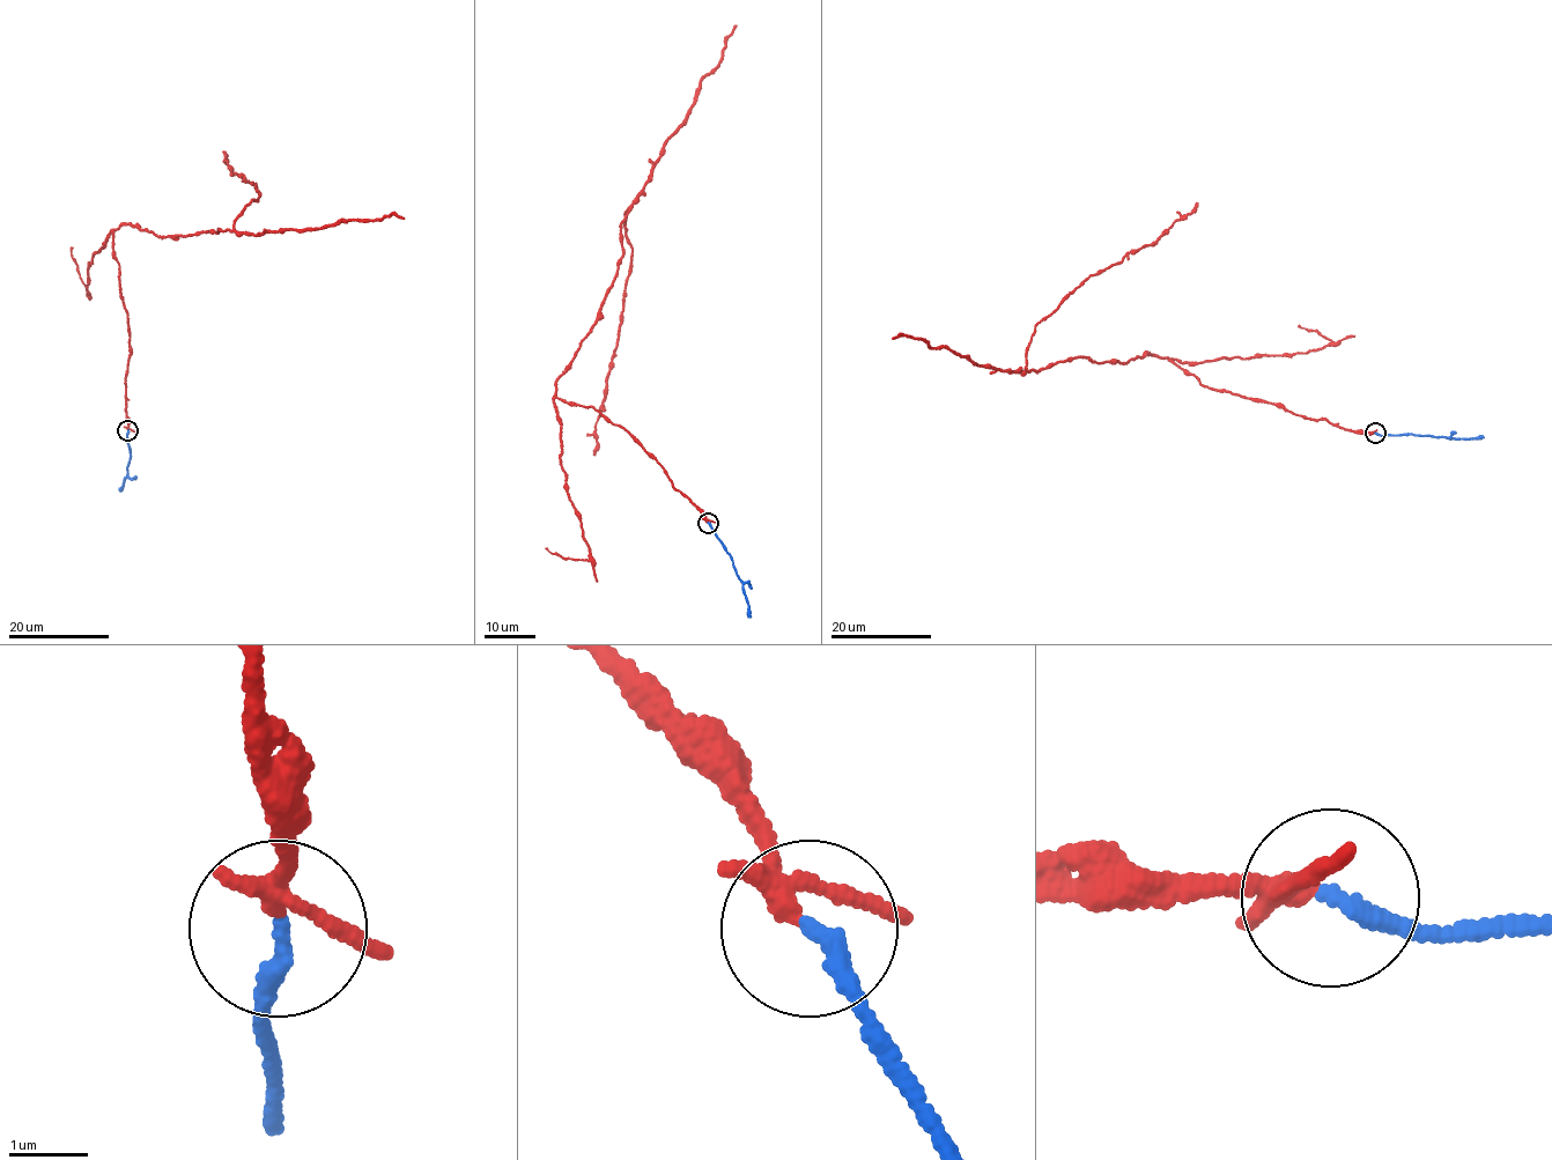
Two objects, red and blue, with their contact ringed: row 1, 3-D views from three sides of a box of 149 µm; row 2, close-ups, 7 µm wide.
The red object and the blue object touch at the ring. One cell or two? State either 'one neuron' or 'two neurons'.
two neurons

